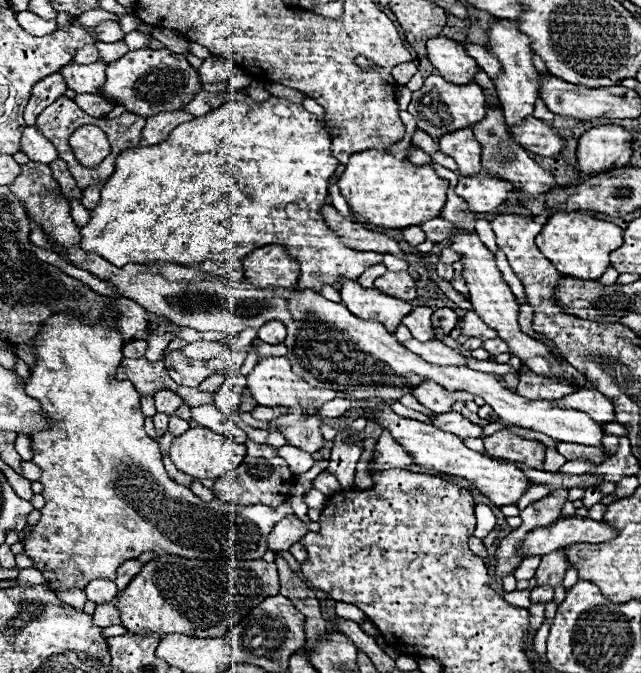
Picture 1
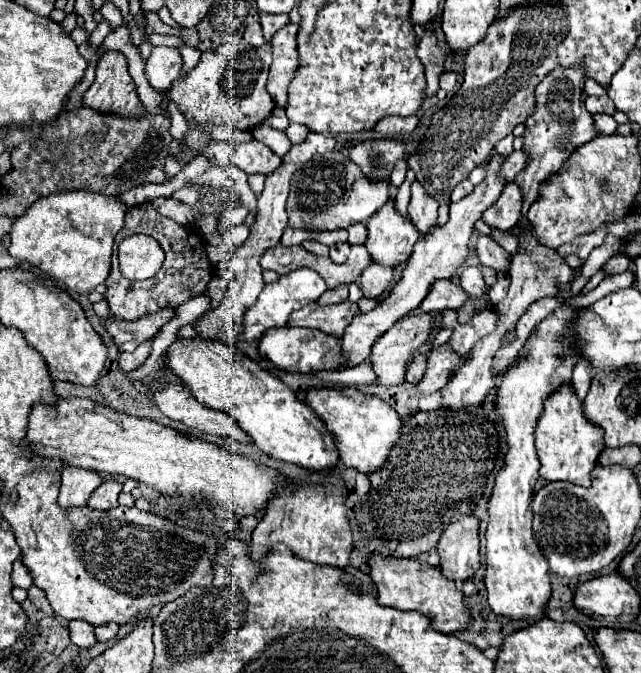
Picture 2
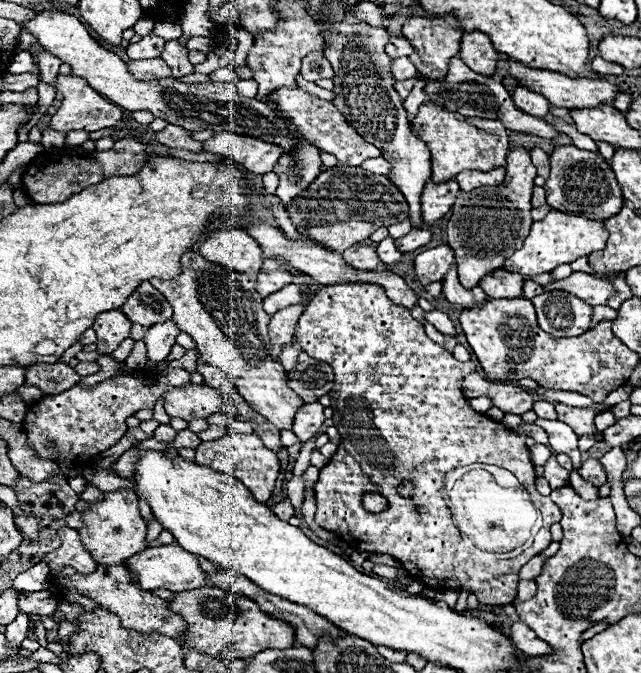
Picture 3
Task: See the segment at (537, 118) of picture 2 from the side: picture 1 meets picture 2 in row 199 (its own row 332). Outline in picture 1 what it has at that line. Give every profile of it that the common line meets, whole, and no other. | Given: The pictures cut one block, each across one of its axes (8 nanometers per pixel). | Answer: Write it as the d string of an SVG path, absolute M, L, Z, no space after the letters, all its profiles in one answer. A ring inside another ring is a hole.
M520 304L520 314L518 314L518 322L520 322L520 328L522 328L522 332L524 332L524 334L528 334L528 336L543 342L549 348L551 353L553 353L560 361L566 362L565 357L559 353L557 348L549 339L533 331L532 308L530 308L530 304Z

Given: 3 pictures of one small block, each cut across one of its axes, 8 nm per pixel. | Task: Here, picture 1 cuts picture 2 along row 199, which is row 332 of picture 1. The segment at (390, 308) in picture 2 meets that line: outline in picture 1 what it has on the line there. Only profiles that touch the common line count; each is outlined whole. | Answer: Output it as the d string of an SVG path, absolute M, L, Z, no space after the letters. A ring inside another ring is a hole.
M470 310L470 312L464 314L462 336L458 338L458 342L464 342L464 340L470 338L470 336L476 336L476 338L480 338L480 340L488 340L488 338L496 338L498 334L496 334L496 330L492 330L490 326L486 326L486 324L478 318L478 314L476 314L474 310Z

